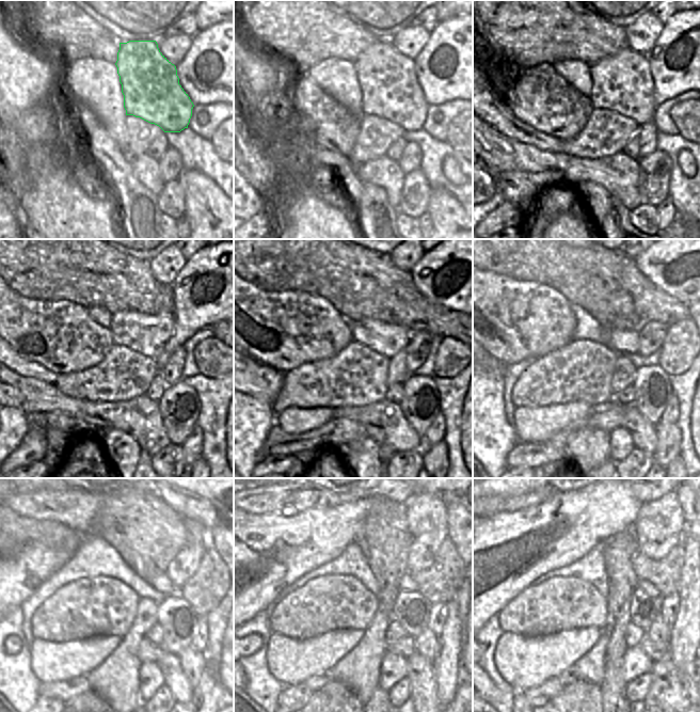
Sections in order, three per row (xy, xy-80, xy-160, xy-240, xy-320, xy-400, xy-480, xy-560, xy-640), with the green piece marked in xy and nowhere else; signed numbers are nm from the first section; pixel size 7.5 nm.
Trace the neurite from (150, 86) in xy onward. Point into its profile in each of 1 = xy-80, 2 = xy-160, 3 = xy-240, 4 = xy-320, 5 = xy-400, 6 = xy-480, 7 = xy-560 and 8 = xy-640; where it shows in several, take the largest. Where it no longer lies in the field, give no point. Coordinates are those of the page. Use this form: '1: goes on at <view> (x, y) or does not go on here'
1: goes on at xy-80 (390, 89)
2: goes on at xy-160 (622, 82)
3: goes on at xy-240 (147, 334)
4: goes on at xy-320 (387, 339)
5: goes on at xy-400 (623, 343)
6: goes on at xy-480 (161, 583)
7: goes on at xy-560 (406, 583)
8: goes on at xy-640 (649, 588)

